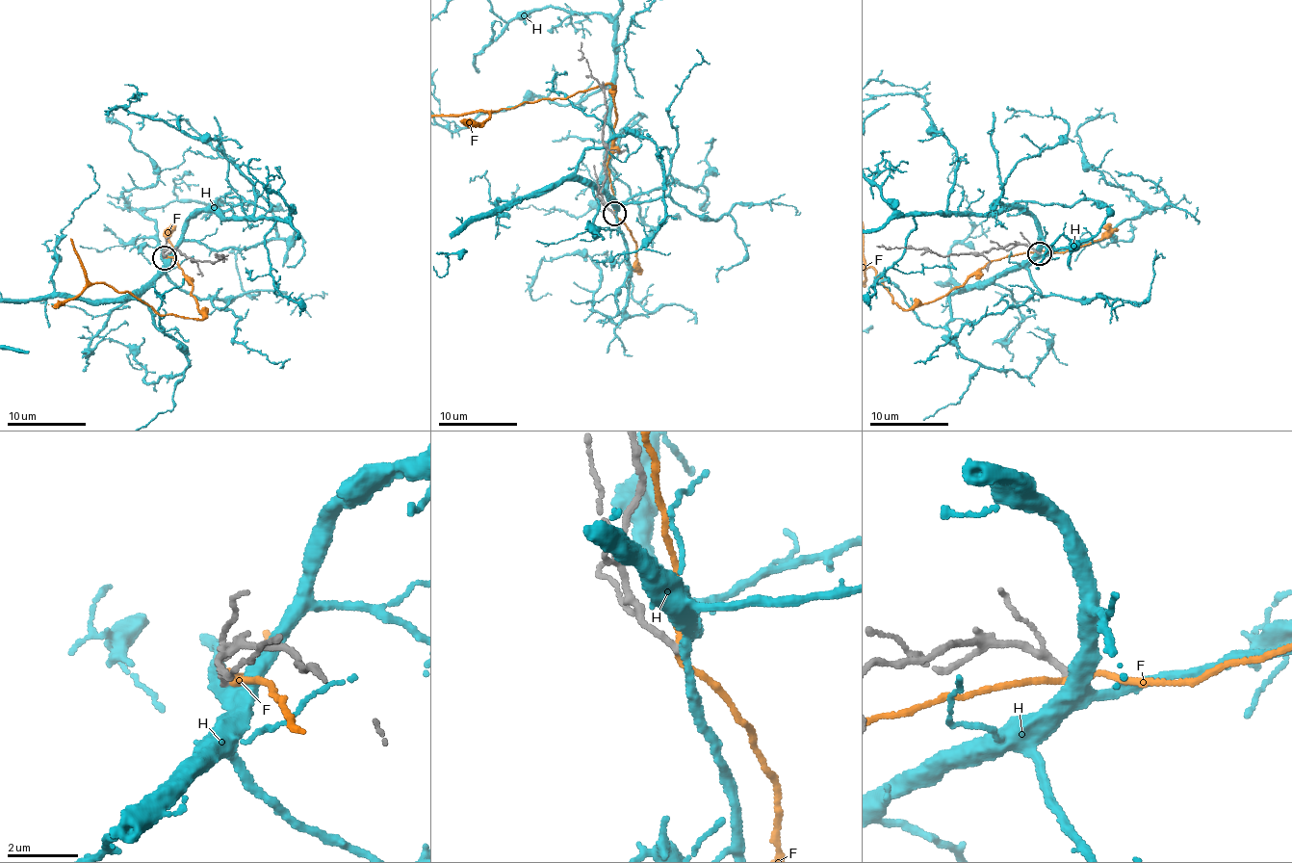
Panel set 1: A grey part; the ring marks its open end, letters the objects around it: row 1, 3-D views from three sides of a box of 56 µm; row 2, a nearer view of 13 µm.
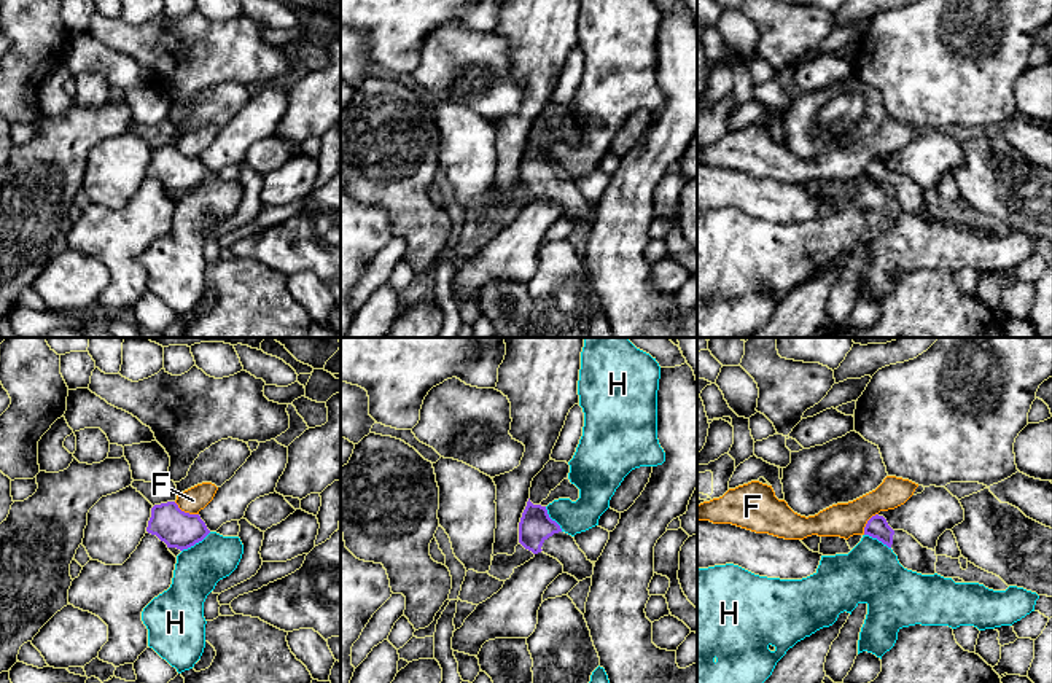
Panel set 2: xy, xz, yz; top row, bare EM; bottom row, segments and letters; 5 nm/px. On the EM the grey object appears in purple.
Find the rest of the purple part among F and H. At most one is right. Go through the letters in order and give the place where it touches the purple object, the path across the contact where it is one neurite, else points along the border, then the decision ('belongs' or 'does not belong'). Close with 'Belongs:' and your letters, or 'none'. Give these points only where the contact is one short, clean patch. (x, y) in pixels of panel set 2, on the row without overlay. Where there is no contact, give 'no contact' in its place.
F: contact xy (187, 156); border xy (174, 145), (182, 153), (198, 158); does not belong
H: contact xy (196, 185); border xy (210, 175), (182, 195); does not belong
Belongs: none

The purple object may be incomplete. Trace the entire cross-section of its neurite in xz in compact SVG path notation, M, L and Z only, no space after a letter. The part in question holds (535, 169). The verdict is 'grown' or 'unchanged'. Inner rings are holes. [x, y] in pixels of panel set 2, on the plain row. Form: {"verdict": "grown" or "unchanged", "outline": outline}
{"verdict": "grown", "outline": "M528 142L519 166L519 186L533 197L544 196L563 209L563 217L578 224L592 221L594 207L579 193L575 181L565 177L547 158L546 150Z"}

